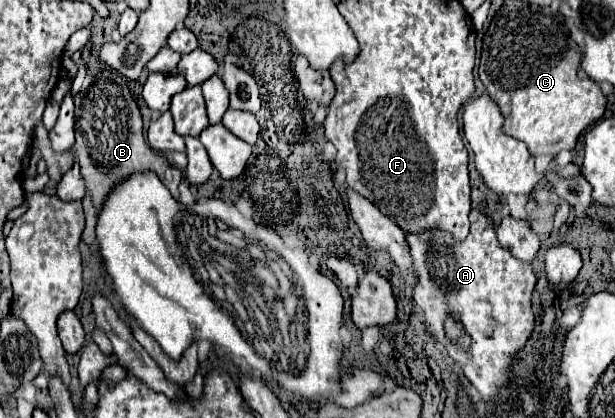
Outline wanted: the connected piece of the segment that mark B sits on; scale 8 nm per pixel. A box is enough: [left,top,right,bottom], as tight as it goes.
[74,69,182,249]

